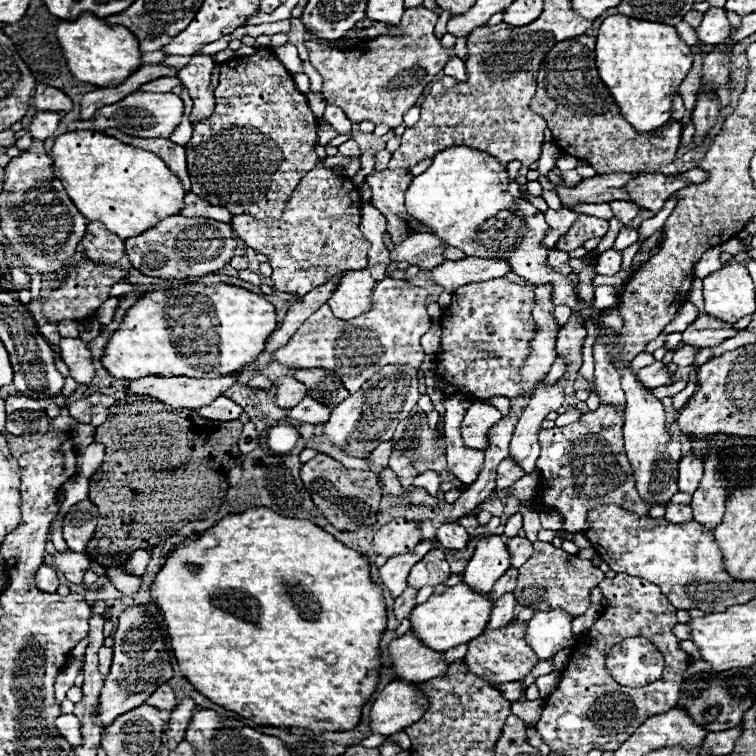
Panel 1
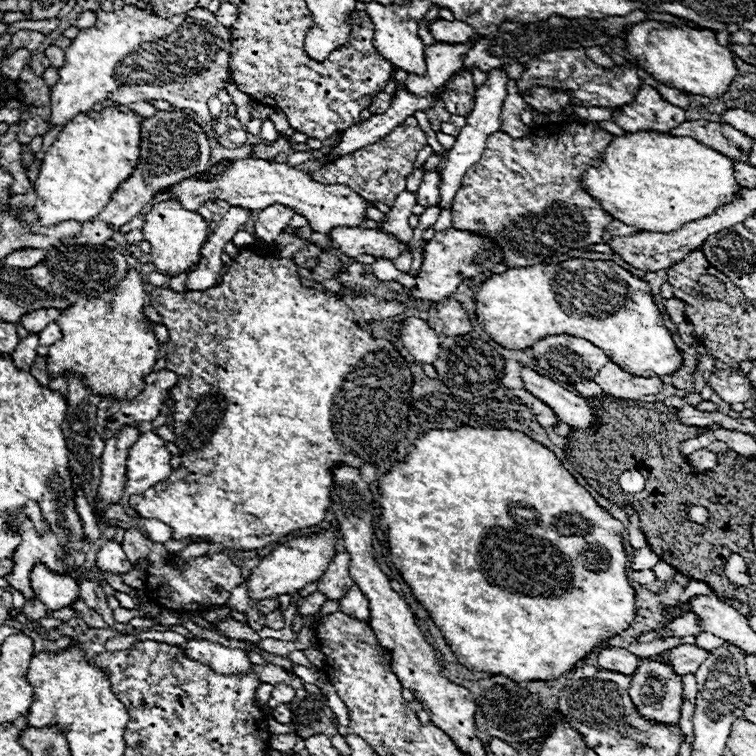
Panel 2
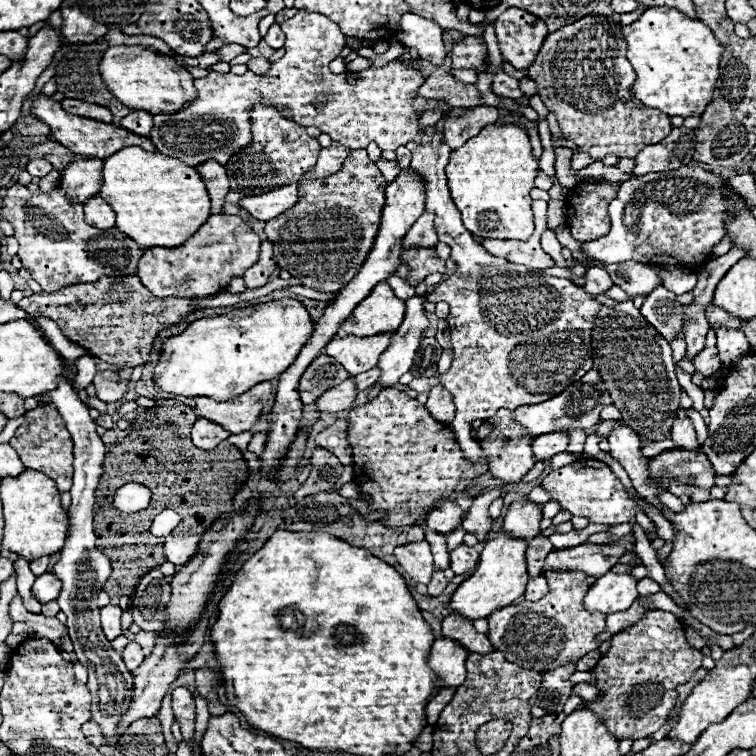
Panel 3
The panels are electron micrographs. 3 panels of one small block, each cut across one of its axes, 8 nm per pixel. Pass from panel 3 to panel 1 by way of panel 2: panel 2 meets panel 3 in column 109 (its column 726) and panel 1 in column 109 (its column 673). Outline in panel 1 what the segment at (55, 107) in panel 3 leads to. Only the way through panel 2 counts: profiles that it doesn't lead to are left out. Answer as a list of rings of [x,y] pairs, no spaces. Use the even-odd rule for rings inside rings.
[[[110,128],[106,130],[104,134],[108,136],[114,136],[130,146],[138,146],[142,150],[148,150],[148,152],[154,152],[156,156],[160,156],[166,166],[182,180],[182,186],[186,190],[190,190],[190,178],[188,178],[188,170],[186,170],[186,150],[174,142],[170,142],[168,138],[136,138],[136,136],[130,136],[130,134],[124,134],[116,128]]]

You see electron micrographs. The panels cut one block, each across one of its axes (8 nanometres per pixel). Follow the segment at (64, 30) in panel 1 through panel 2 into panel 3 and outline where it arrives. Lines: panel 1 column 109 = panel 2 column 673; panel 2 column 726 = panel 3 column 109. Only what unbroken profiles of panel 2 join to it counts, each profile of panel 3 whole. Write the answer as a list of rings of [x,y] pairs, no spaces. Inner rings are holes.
[[[110,46],[100,62],[102,78],[108,90],[130,110],[144,110],[152,116],[174,114],[190,100],[196,100],[198,90],[194,88],[194,76],[180,66],[172,56],[158,54],[144,46]]]

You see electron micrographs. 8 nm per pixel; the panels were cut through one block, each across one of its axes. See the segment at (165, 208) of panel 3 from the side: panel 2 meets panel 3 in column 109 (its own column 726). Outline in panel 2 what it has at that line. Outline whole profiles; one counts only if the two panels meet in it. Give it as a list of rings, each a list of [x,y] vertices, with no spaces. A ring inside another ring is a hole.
[[[652,130],[614,136],[598,164],[584,172],[582,186],[612,218],[648,232],[672,232],[686,222],[710,216],[740,190],[730,158],[694,138]]]

